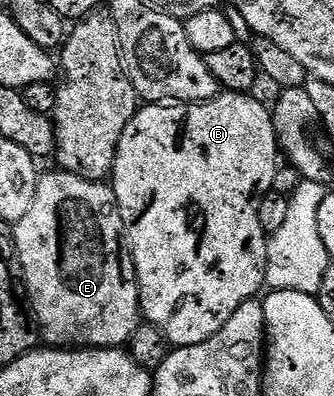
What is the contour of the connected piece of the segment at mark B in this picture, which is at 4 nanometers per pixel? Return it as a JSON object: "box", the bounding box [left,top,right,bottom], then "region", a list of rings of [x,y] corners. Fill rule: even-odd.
{"box":[111,90,279,348],"region":[[[222,90],[220,95],[202,103],[172,105],[150,103],[137,110],[135,117],[131,117],[127,129],[123,129],[123,137],[119,137],[119,149],[113,166],[111,186],[117,198],[119,213],[123,217],[125,226],[123,239],[137,270],[141,314],[144,322],[148,326],[160,329],[163,337],[174,348],[199,345],[215,337],[215,333],[219,333],[219,329],[223,329],[223,325],[227,325],[227,321],[235,317],[235,309],[239,309],[239,305],[243,305],[249,299],[258,298],[266,286],[269,239],[259,223],[259,207],[264,195],[273,190],[273,182],[279,168],[279,162],[277,162],[279,148],[273,124],[273,112],[268,106],[264,107],[255,96],[256,94],[253,93]]]}

